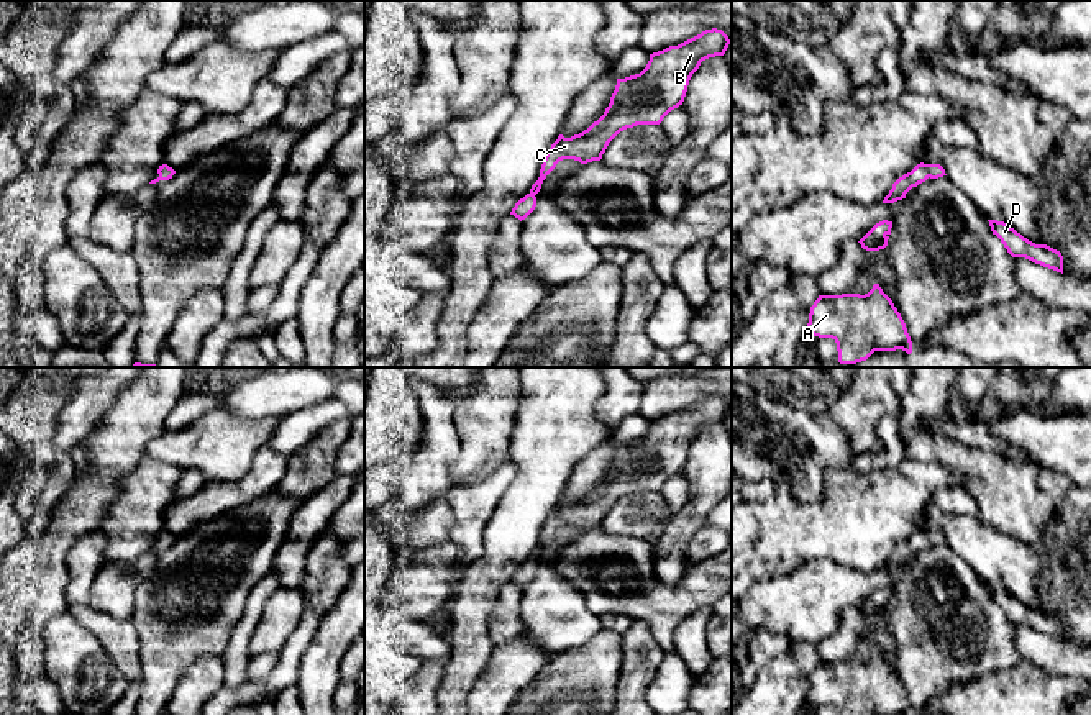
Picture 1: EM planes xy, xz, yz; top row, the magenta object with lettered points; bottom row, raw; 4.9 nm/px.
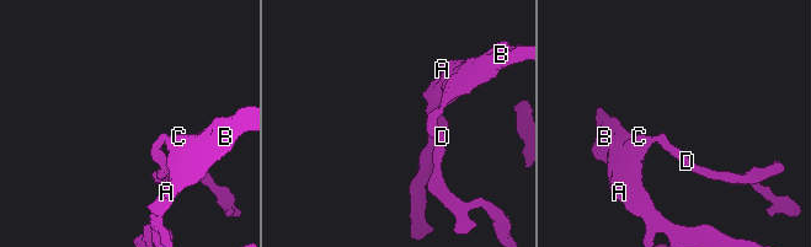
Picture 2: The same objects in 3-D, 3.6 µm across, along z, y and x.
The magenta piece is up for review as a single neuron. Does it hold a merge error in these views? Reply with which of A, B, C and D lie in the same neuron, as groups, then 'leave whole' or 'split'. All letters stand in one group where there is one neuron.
A B C D | leave whole

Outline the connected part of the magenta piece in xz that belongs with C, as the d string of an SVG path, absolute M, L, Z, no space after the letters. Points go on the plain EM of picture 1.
M705 397L678 413L650 421L640 441L617 446L604 482L579 502L558 503L543 526L538 548L515 571L510 582L522 589L535 577L535 562L559 528L574 526L581 531L600 528L620 499L637 492L660 492L671 477L682 472L689 448L701 430L724 423L728 412L730 407L722 397Z

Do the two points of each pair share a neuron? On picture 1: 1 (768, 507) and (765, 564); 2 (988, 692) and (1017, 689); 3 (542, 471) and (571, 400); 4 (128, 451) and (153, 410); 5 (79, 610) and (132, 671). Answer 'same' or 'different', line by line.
1: same
2: same
3: same
4: same
5: same

